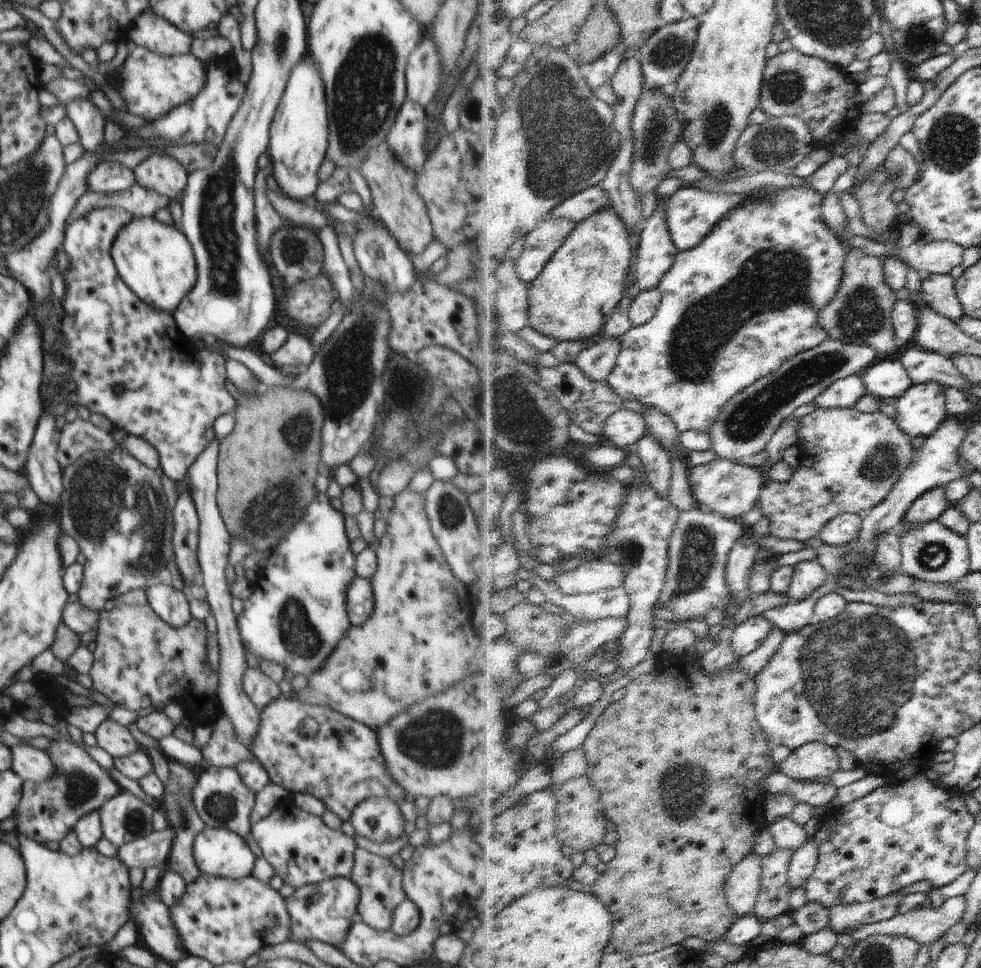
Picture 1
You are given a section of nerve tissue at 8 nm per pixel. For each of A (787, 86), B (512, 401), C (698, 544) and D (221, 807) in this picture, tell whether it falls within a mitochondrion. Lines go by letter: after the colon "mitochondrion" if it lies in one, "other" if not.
A: mitochondrion
B: mitochondrion
C: mitochondrion
D: mitochondrion

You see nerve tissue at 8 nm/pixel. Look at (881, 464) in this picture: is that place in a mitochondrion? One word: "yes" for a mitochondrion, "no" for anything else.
yes

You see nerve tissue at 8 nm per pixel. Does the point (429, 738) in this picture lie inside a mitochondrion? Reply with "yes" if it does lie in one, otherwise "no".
yes

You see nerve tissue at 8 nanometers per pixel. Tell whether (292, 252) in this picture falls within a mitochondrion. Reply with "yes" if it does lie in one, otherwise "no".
yes

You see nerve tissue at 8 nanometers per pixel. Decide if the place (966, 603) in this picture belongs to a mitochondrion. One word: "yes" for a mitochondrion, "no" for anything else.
no

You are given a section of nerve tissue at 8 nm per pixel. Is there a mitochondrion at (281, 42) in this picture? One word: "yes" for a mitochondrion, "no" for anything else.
yes

